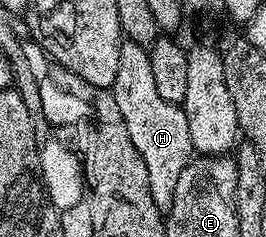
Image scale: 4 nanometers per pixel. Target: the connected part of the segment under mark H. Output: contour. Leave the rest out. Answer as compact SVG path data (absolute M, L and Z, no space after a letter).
M124 39L119 46L117 62L117 78L113 85L121 118L125 118L125 126L129 130L129 138L133 138L133 146L137 146L137 154L145 162L145 171L149 174L149 194L153 194L153 202L160 212L166 214L173 206L173 190L177 186L177 178L181 178L181 170L193 158L191 139L189 138L189 121L185 119L182 107L173 102L165 102L157 91L157 82L153 79L153 62L148 49L137 46L137 42Z

